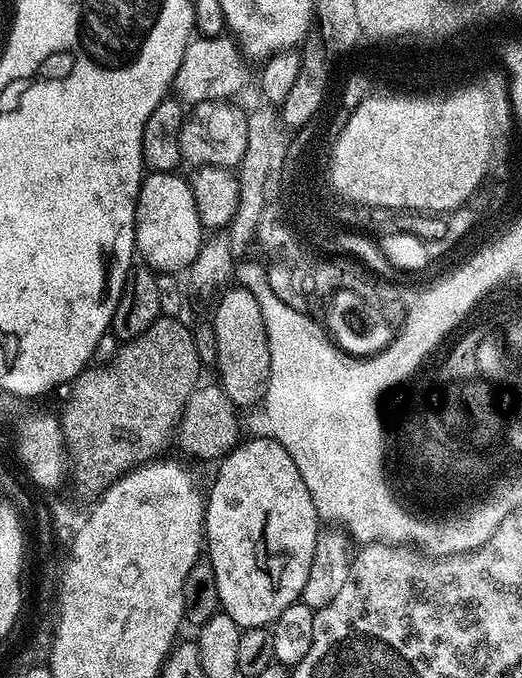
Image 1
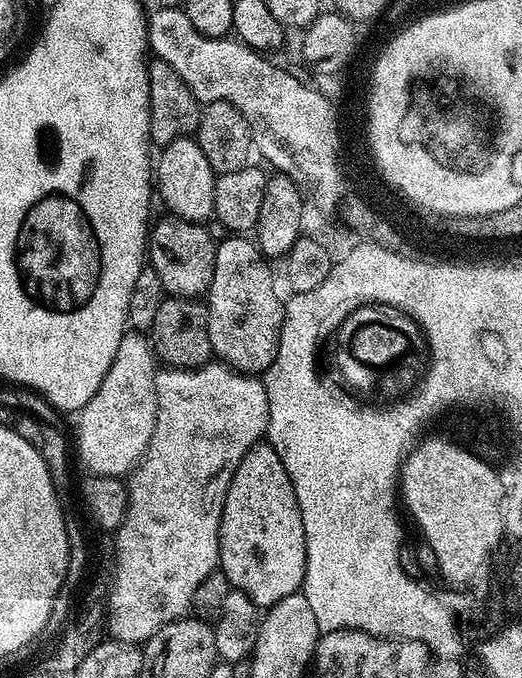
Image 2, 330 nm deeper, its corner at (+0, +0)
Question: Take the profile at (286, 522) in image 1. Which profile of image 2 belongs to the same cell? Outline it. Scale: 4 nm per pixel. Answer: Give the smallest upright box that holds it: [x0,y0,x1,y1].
[218,442,304,606]

